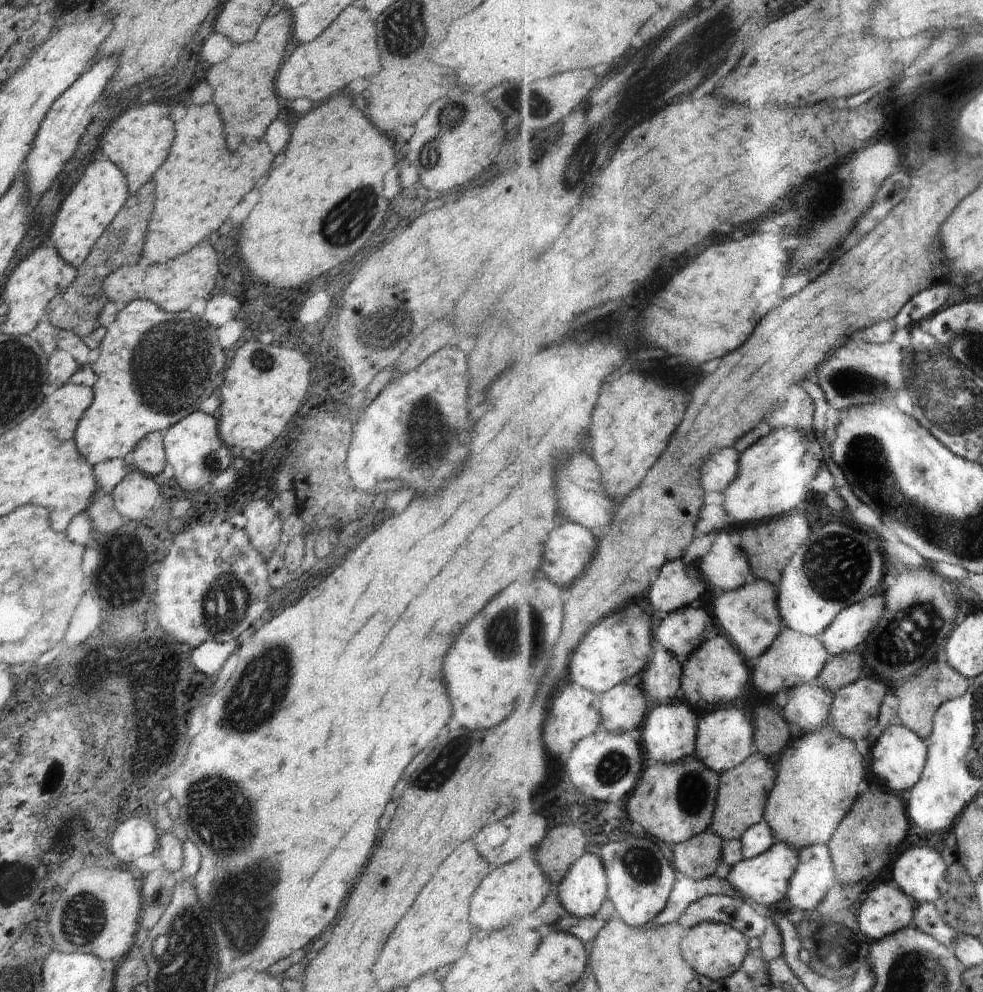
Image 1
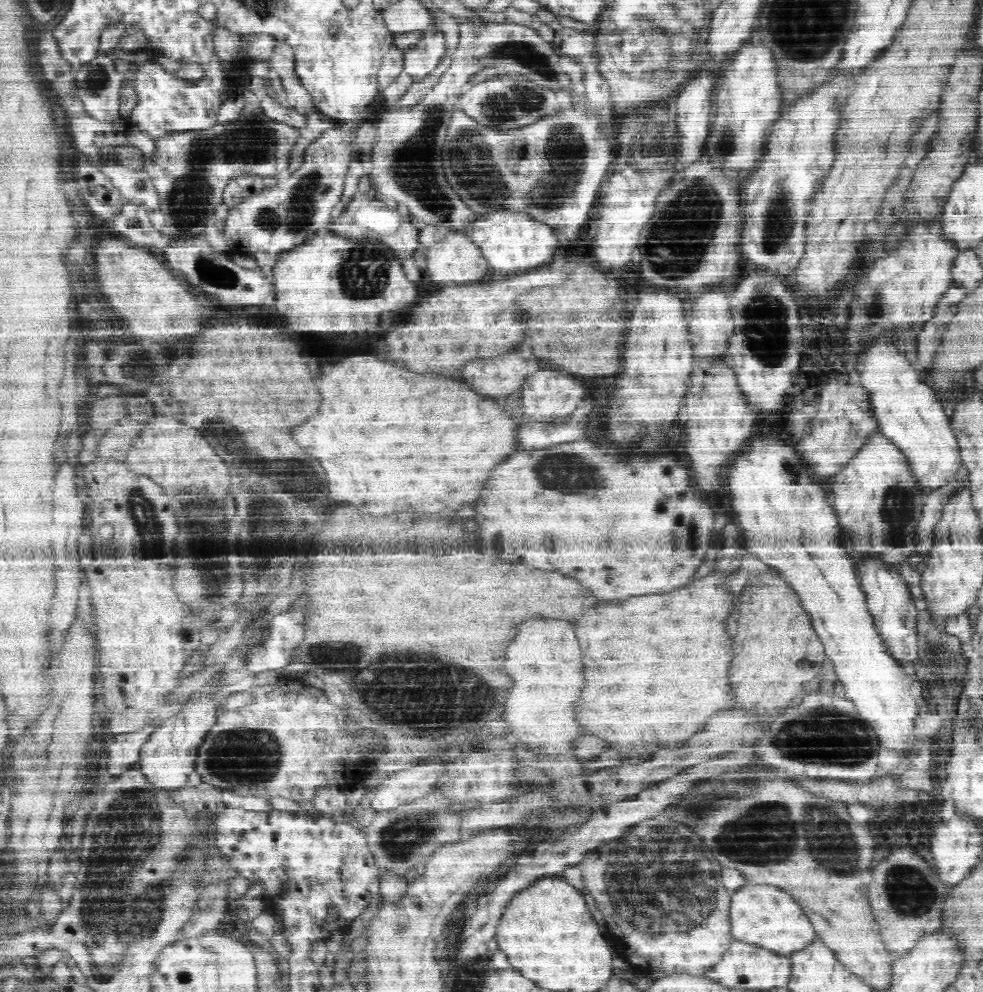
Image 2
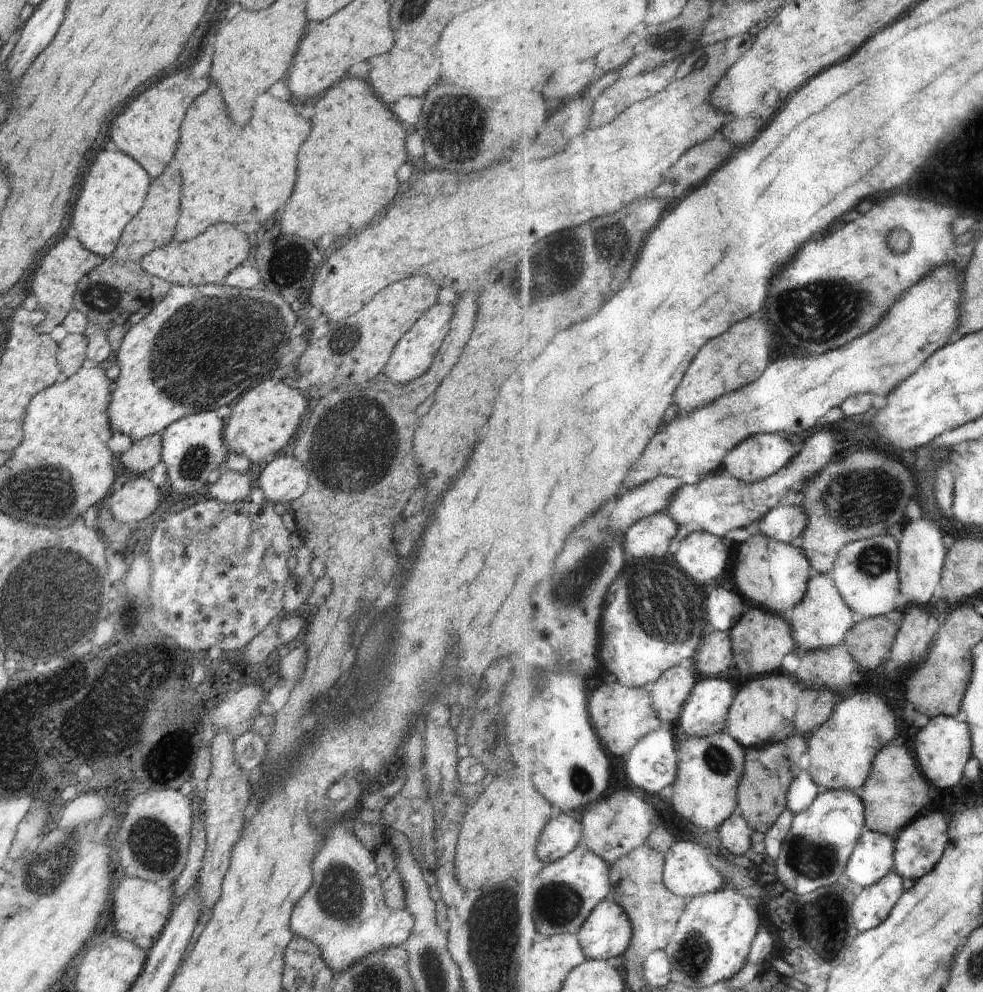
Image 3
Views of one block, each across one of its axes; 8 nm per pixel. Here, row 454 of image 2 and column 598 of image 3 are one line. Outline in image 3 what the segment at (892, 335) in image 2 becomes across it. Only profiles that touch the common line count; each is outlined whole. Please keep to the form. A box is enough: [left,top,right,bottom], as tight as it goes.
[580,900,634,962]

